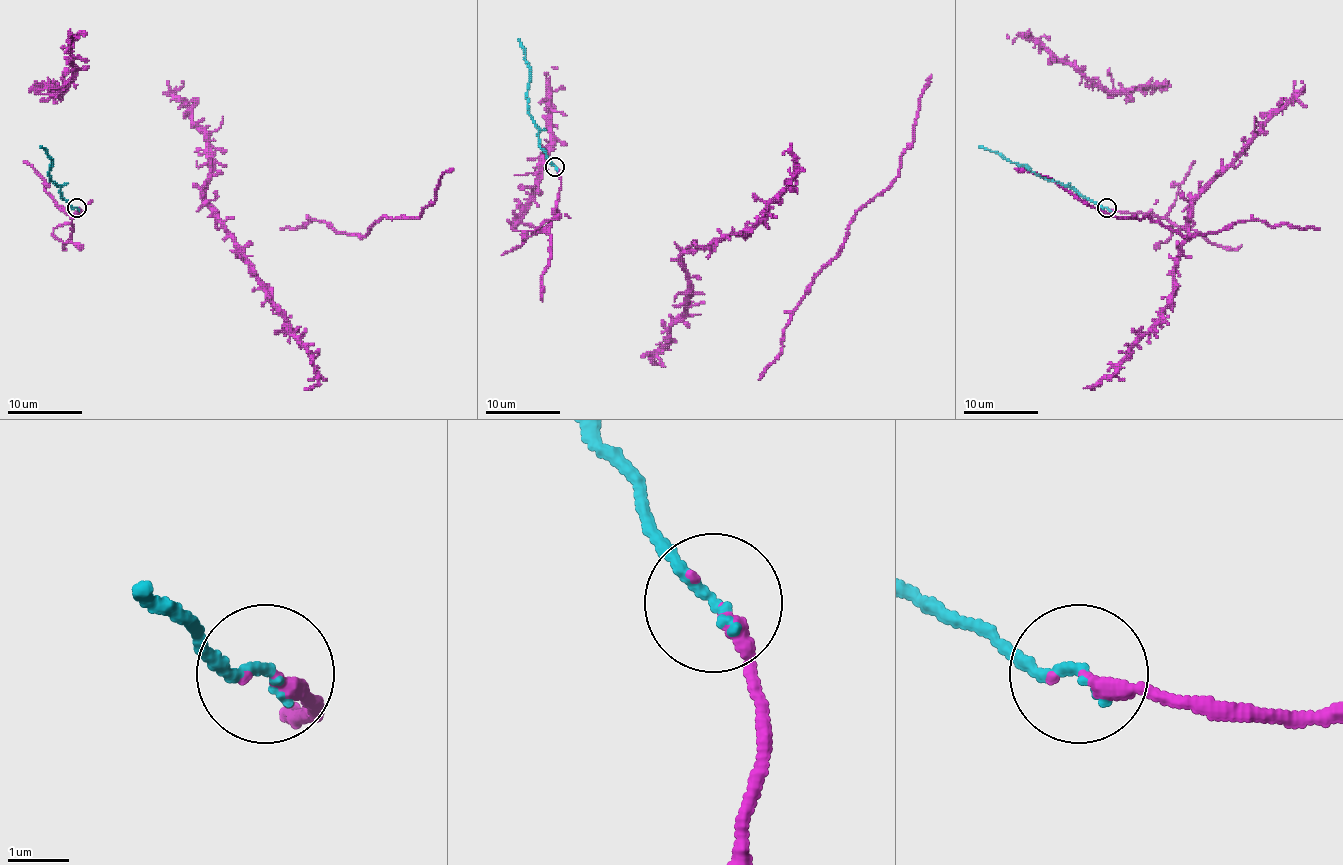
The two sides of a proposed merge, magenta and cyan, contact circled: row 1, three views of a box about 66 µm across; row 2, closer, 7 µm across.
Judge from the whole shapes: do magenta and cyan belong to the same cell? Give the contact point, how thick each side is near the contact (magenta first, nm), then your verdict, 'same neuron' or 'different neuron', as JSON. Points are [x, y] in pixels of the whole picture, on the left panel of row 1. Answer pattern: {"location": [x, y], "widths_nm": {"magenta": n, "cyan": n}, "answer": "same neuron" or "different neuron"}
{"location": [77, 208], "widths_nm": {"magenta": 280, "cyan": 190}, "answer": "same neuron"}

